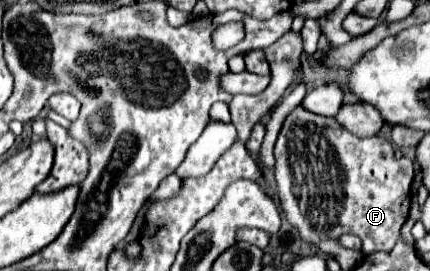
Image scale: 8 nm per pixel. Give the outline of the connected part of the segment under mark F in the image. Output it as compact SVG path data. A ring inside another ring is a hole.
M298 106L294 112L288 114L288 118L284 120L284 126L278 134L278 140L276 140L276 148L274 148L274 158L276 158L276 198L280 200L280 206L288 218L288 222L300 232L300 238L308 244L308 246L316 246L320 244L322 240L338 240L342 234L356 234L360 240L362 240L362 252L364 254L372 254L372 252L388 252L390 248L394 248L394 244L398 242L400 238L400 228L402 224L406 222L408 218L408 212L410 212L410 194L408 190L412 188L412 180L414 180L414 162L410 158L400 158L396 160L394 158L394 148L388 140L380 138L380 136L372 136L372 138L358 138L354 134L350 134L346 128L342 128L336 118L324 118L324 116L318 116L318 114L312 114L312 112L306 112L302 106Z

